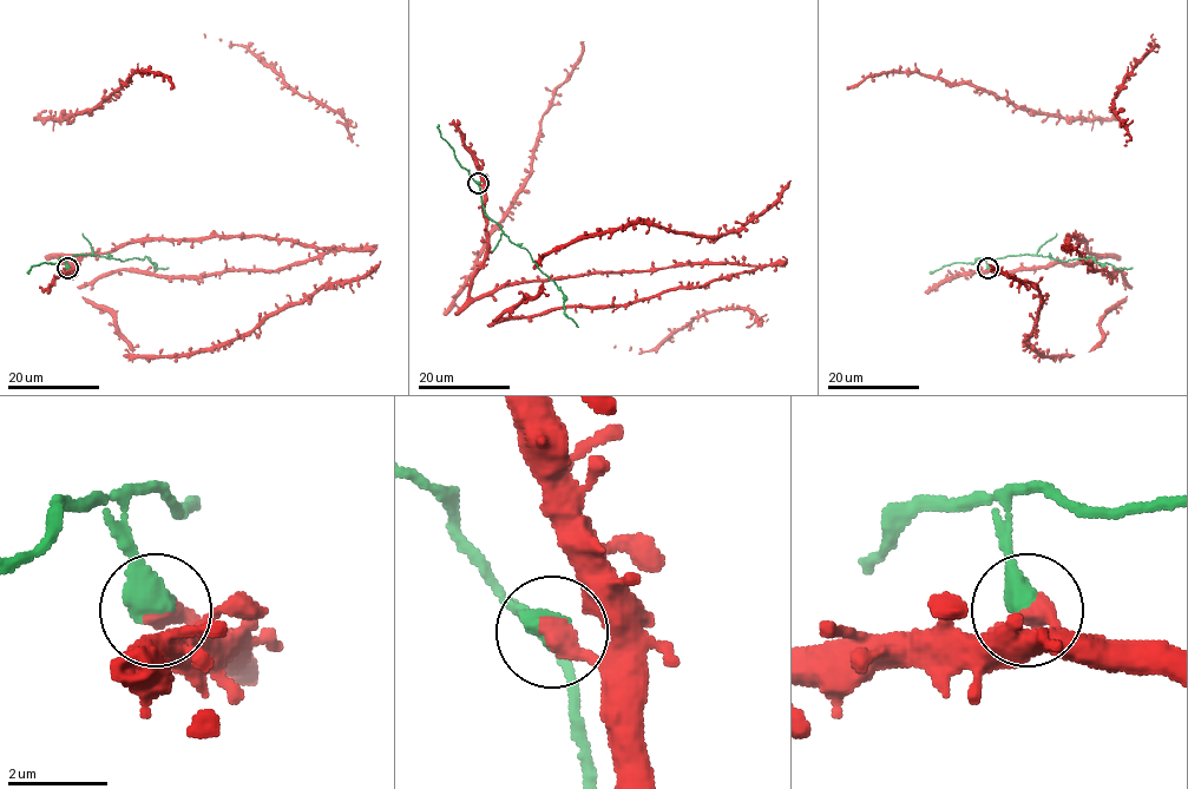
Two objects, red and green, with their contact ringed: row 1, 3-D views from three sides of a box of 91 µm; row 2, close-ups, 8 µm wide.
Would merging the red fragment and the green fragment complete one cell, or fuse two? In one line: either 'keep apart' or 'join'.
keep apart

